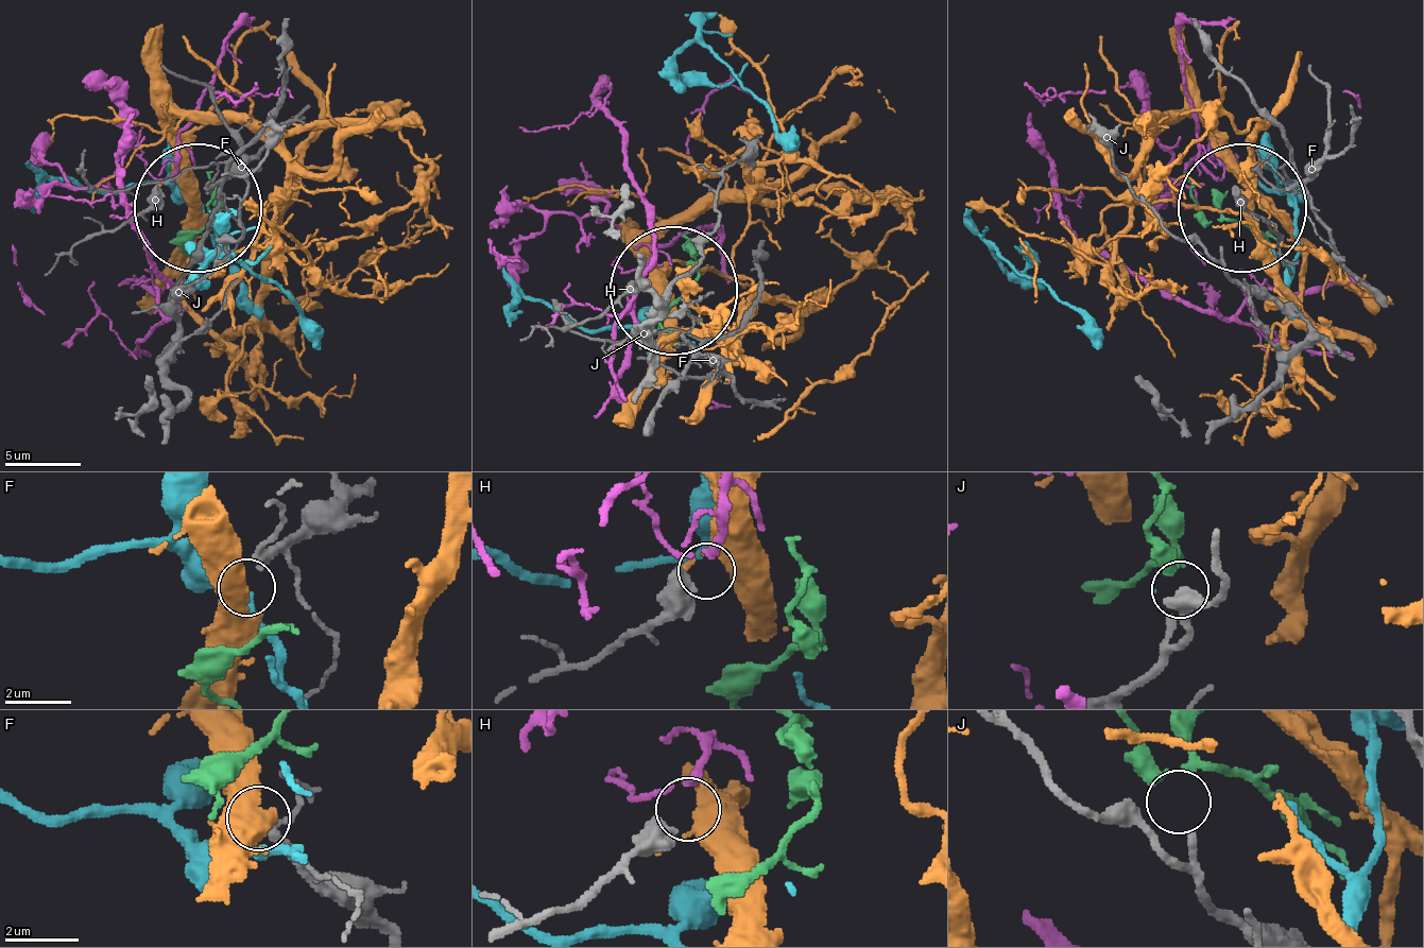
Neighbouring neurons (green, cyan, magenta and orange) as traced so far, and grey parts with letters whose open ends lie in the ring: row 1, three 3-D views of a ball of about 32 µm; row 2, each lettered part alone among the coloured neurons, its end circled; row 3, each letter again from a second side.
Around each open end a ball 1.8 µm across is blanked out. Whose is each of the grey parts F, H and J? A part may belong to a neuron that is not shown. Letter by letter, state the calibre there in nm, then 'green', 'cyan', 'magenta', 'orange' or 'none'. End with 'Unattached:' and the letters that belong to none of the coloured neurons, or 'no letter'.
F: 220 nm | orange
H: 500 nm | magenta
J: 160 nm | green
Unattached: no letter

